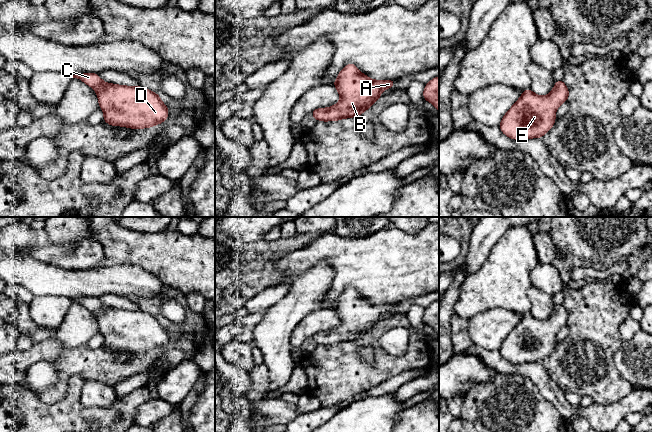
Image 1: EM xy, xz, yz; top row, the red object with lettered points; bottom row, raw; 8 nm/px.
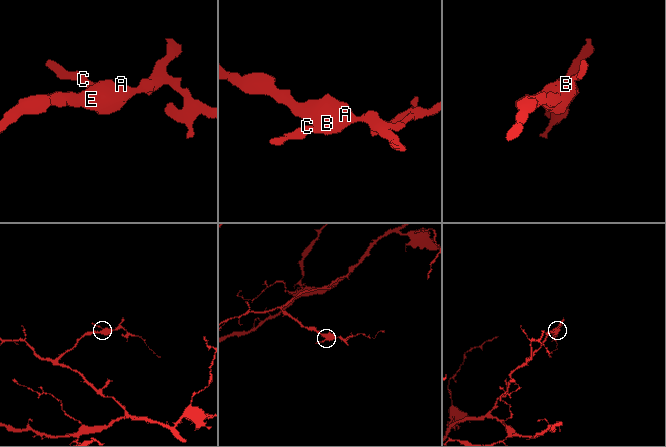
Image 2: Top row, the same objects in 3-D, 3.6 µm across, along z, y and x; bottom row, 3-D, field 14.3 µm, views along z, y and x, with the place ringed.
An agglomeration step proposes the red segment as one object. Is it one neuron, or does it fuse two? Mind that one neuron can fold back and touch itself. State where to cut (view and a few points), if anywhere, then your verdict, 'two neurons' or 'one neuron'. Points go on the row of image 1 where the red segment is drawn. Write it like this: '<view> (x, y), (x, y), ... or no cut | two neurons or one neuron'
no cut | one neuron

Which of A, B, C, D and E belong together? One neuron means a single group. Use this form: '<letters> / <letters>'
A B C D E

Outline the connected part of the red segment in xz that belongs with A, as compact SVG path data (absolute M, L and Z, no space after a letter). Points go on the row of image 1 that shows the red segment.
M348 63L338 74L334 85L340 101L328 108L317 108L310 114L317 121L337 121L361 115L381 97L381 92L392 88L396 80L373 80Z

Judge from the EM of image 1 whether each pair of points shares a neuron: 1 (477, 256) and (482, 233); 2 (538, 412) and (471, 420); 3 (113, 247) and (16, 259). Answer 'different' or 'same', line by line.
1: same
2: same
3: different

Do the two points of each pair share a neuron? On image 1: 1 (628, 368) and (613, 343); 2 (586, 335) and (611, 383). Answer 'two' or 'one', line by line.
1: two
2: one

